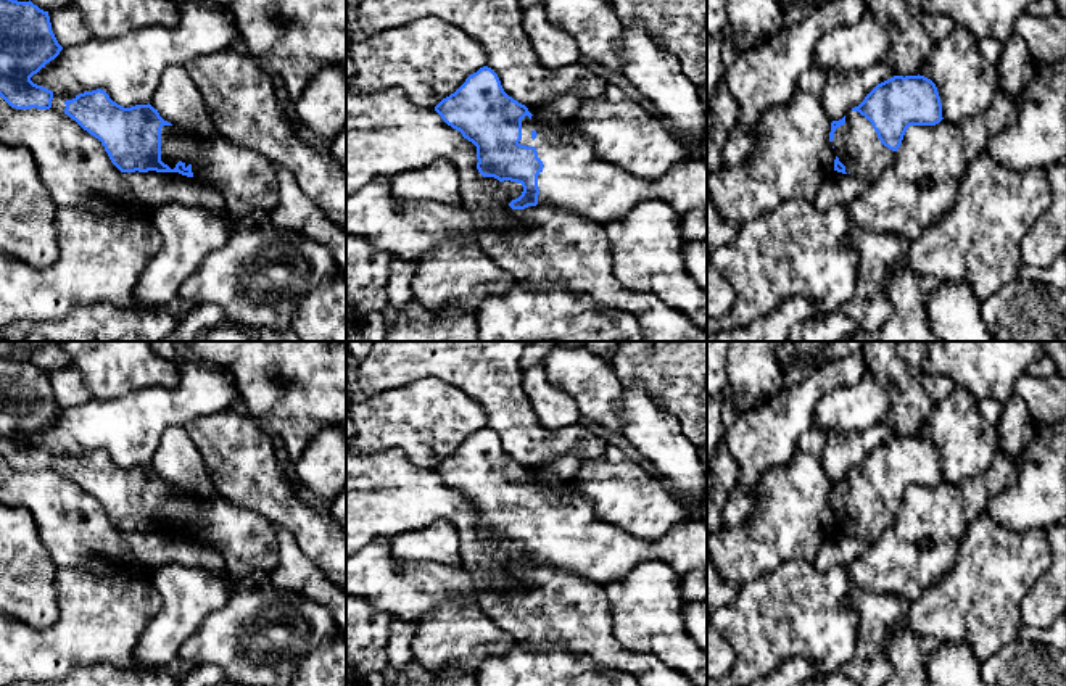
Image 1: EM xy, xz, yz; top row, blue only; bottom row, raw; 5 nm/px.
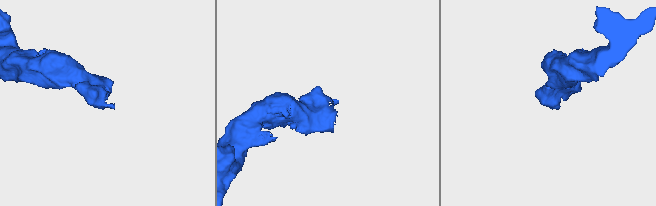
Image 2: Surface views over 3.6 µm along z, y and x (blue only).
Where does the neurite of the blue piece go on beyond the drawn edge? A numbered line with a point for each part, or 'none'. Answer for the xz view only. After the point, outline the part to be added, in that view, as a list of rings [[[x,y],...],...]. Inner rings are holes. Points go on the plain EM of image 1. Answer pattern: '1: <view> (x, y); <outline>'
1: xz (575, 538); [[[535,477],[522,480],[520,506],[535,507],[544,528],[538,536],[538,565],[572,572],[586,581],[604,586],[626,576],[647,562],[668,564],[680,576],[707,568],[707,523],[689,520],[673,525],[659,539],[642,539],[604,522],[591,501],[585,499],[570,483],[544,486]]]

